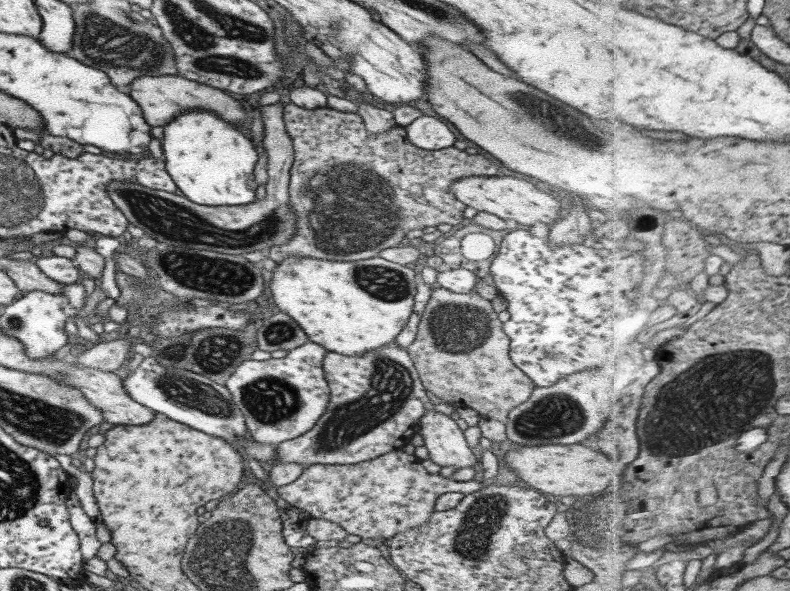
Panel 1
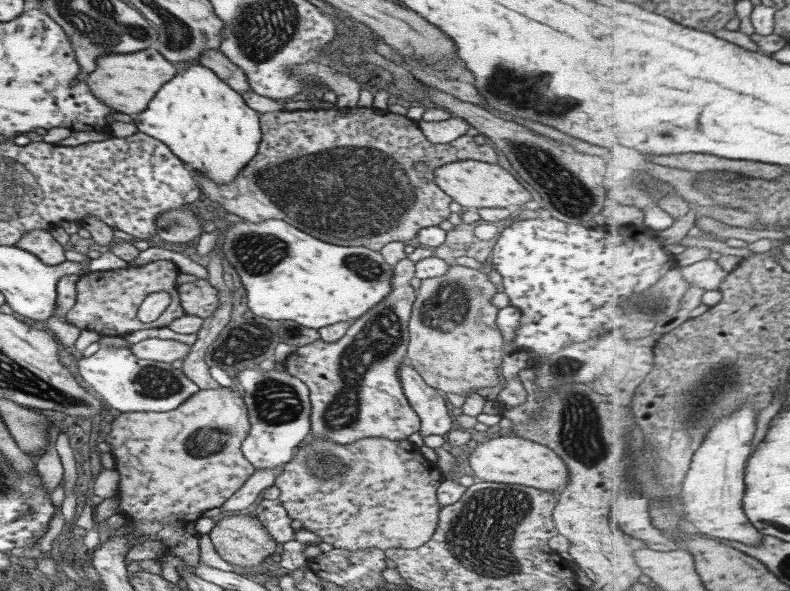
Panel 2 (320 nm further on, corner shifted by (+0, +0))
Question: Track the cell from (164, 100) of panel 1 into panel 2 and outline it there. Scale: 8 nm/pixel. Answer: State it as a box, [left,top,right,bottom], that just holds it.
[85,46,176,116]

